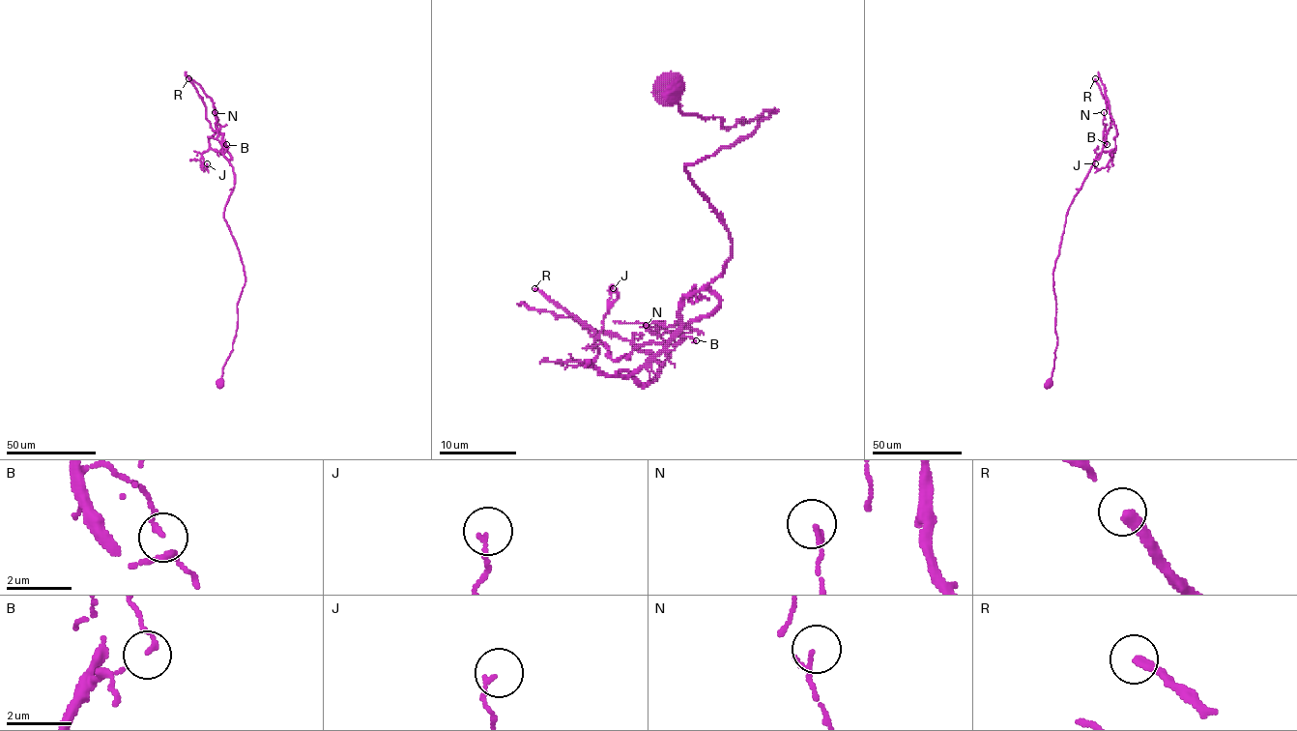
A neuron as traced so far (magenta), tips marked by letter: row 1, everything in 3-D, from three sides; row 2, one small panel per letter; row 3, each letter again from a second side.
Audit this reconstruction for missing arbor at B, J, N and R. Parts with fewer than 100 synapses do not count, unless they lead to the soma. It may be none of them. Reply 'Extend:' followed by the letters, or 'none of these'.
Extend: R

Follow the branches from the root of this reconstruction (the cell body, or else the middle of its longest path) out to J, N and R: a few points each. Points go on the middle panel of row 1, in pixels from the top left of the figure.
J: (675, 88), (684, 113), (727, 129), (776, 109), (686, 165), (733, 253), (628, 375), (591, 365), (613, 288)
N: (675, 88), (684, 113), (727, 129), (776, 109), (686, 165), (733, 253), (682, 300), (680, 321), (646, 325)
R: (675, 88), (727, 129), (776, 109), (686, 165), (733, 242), (707, 286), (719, 306), (613, 360), (534, 288)

